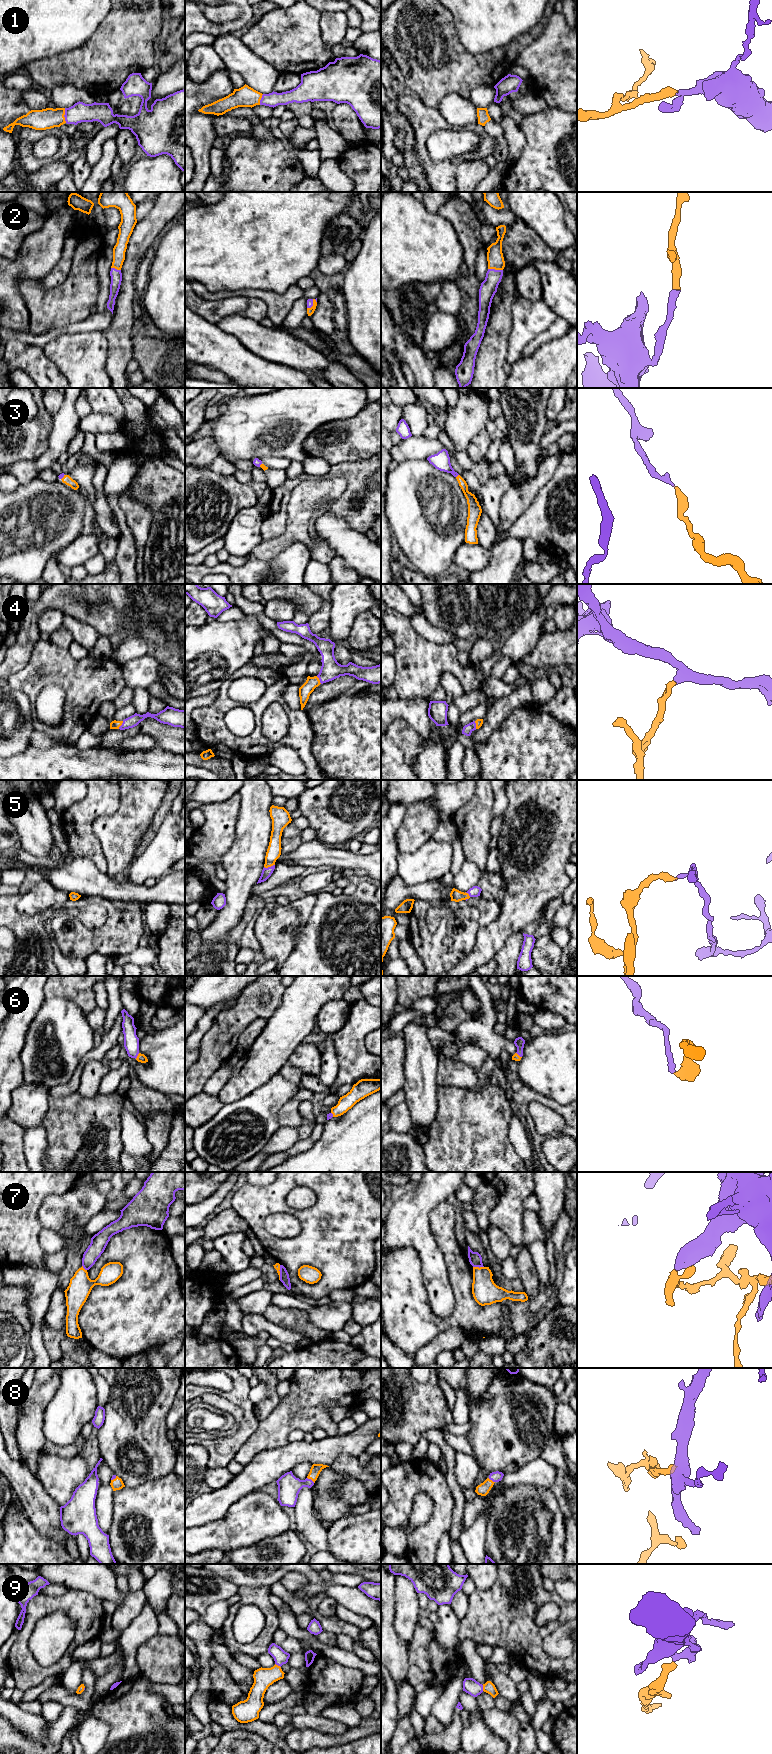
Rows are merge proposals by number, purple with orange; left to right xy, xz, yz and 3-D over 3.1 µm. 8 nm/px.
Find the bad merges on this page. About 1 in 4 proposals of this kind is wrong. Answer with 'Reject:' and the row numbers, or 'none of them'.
Reject: 7

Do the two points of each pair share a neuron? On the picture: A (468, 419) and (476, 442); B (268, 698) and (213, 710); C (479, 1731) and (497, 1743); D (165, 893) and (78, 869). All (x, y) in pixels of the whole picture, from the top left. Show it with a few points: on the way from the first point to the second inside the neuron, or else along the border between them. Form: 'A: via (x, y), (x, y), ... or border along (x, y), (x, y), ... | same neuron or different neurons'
A: border along (485, 426), (473, 437), (465, 450) | different neurons
B: via (257, 720), (247, 741), (232, 741), (223, 732) | same neuron
C: via (483, 1735), (493, 1743) | same neuron
D: via (143, 893), (112, 890), (100, 884) | same neuron

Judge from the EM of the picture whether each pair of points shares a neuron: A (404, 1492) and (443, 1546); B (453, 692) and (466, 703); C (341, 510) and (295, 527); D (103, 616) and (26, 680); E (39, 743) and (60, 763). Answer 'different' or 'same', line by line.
A: different
B: different
C: different
D: different
E: different

